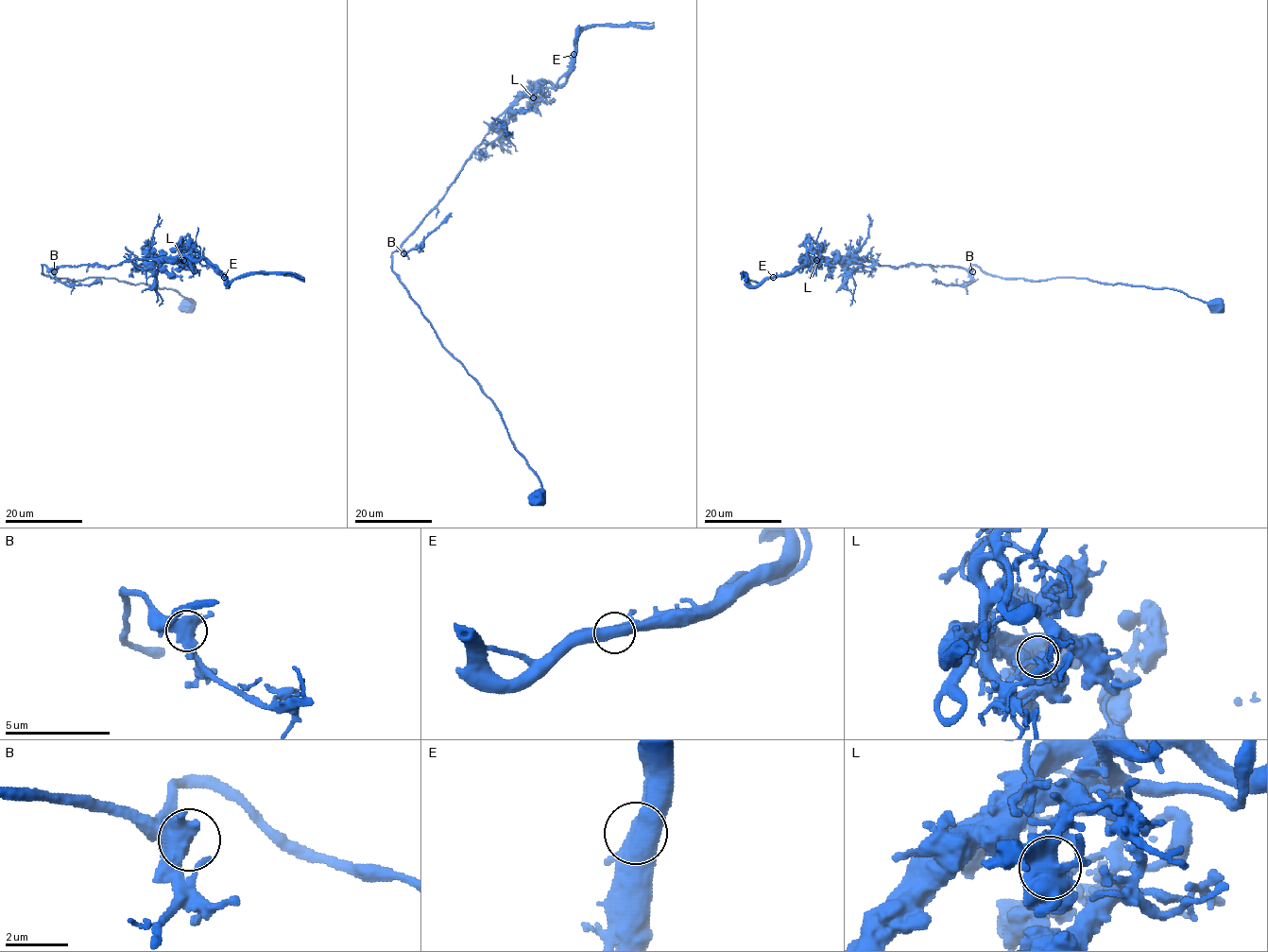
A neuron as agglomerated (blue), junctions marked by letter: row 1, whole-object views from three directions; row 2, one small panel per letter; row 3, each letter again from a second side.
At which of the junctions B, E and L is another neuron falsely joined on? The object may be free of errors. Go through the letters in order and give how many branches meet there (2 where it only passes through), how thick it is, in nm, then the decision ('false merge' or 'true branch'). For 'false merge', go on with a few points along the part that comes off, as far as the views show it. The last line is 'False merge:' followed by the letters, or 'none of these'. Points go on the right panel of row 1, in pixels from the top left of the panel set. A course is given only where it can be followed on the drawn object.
B: 3 branches meet; 480 nm thick; true branch
E: 3 branches meet; 480 nm thick; false merge; foreign part runs (773, 278), (792, 275), (803, 266), (805, 260), (801, 259), (802, 256), (846, 261), (867, 236), (868, 214)
L: 3 branches meet; 420 nm thick; true branch
False merge: E

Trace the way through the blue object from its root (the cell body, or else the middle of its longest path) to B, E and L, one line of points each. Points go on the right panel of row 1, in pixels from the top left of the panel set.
B: (1218, 305), (1220, 302), (1204, 302), (1170, 288), (1104, 285), (1081, 278), (1002, 279), (970, 265), (972, 271)
E: (1218, 305), (1170, 288), (1081, 278), (1002, 279), (974, 265), (892, 267), (806, 255), (801, 266), (773, 278)
L: (1218, 305), (1170, 288), (1081, 278), (1002, 279), (974, 265), (807, 262), (816, 260)

